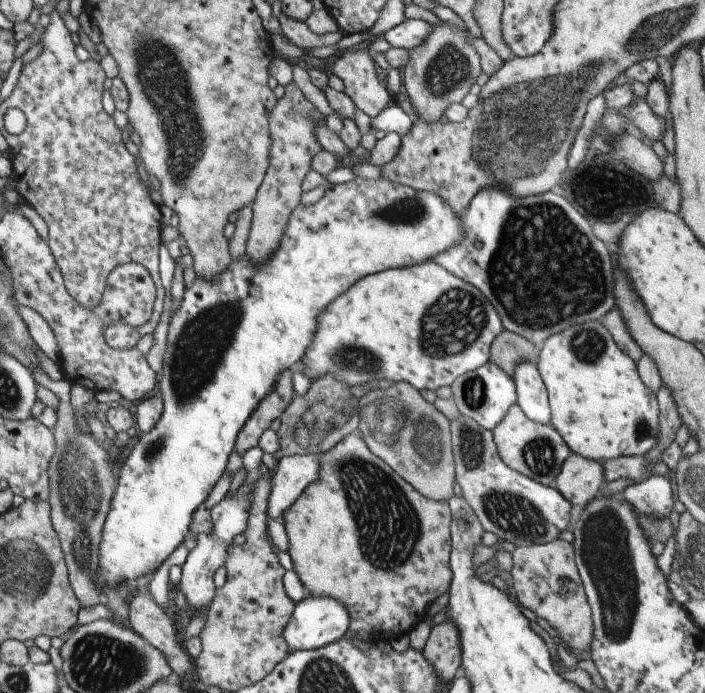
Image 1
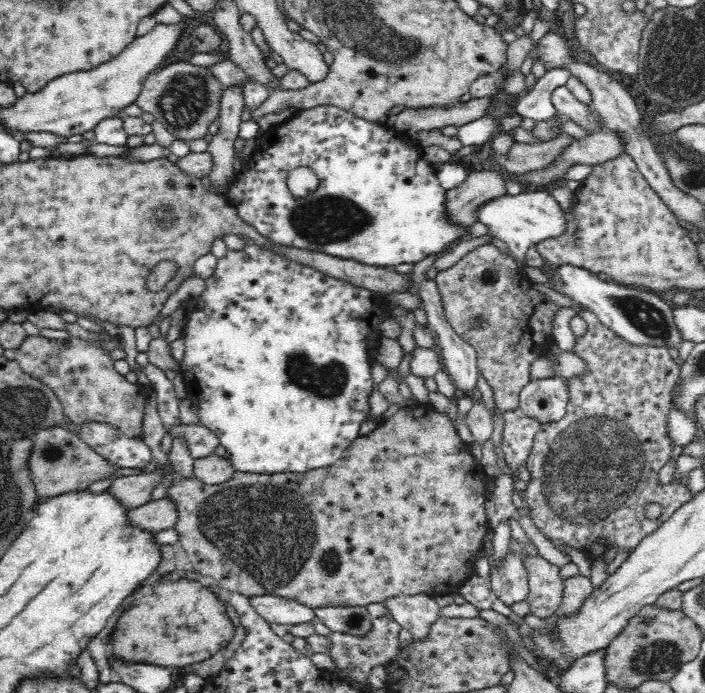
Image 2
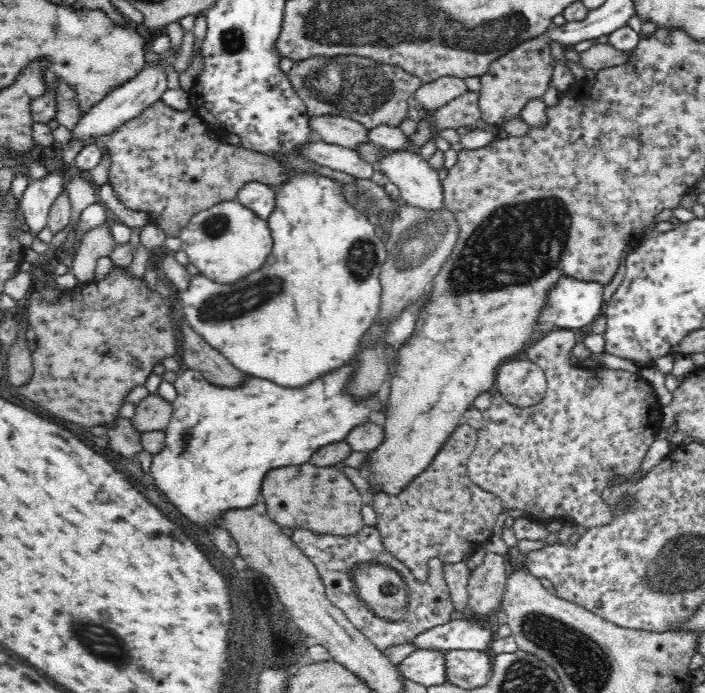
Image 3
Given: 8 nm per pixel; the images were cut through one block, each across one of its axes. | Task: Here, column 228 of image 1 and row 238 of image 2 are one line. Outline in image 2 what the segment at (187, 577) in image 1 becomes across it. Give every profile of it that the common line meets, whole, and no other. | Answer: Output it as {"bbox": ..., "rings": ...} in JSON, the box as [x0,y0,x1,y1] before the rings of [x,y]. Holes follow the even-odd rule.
{"bbox":[477,188,565,270],"rings":[[[538,188],[536,191],[523,191],[518,195],[504,195],[485,202],[477,210],[477,221],[488,228],[488,234],[506,242],[512,259],[520,270],[526,268],[524,257],[530,246],[546,239],[559,237],[565,231],[565,213],[550,191]]]}

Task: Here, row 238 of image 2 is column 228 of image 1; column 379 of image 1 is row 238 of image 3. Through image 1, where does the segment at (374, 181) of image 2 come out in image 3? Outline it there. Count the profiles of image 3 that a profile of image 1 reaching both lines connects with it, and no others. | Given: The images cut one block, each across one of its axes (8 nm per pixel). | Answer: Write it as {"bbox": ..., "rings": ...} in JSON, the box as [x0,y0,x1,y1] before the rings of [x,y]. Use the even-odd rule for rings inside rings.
{"bbox":[178,200,273,284],"rings":[[[237,200],[222,201],[197,212],[180,229],[178,237],[189,262],[198,268],[200,274],[220,284],[235,283],[258,270],[273,247],[267,219],[260,218]]]}

